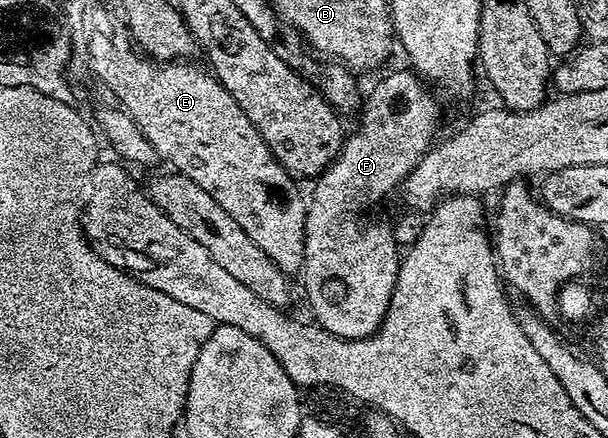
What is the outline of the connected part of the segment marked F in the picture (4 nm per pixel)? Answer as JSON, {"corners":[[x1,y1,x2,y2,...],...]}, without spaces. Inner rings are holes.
{"corners":[[403,69,386,75,369,94,367,91,358,114,360,123,356,131,353,134,351,131,345,137,339,156,315,179,312,199,309,197,306,202,302,267,304,294,308,297,315,325,339,338,369,338,380,329,392,293,396,291,402,257,401,247,396,245,396,234,391,225,359,222,356,217,366,213,371,206,378,205,387,196,388,190,395,186,397,189,432,149,437,137,436,121,440,118,440,106,432,99,433,91,411,69]]}

